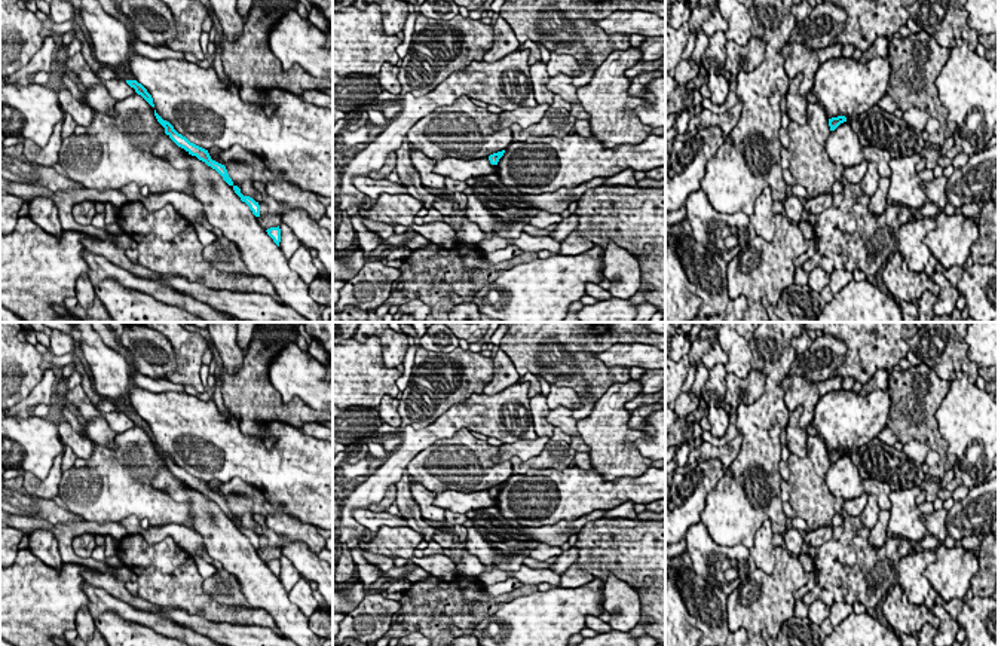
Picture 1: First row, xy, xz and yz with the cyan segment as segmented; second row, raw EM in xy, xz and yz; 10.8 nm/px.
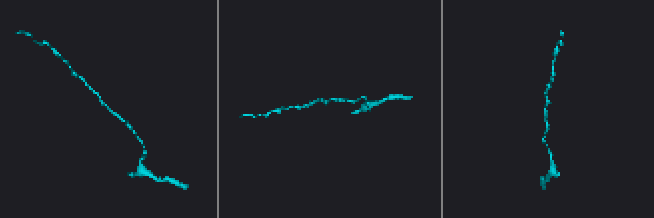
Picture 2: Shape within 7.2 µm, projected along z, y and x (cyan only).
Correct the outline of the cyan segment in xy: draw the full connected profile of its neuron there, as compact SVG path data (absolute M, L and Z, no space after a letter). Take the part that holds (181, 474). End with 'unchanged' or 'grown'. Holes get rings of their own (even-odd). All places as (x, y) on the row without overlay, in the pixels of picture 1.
M154 443L154 448L157 451L157 454L165 460L165 466L181 481L184 481L189 487L196 489L199 493L205 495L208 499L211 499L212 502L215 502L223 512L229 517L233 518L232 511L227 506L227 502L224 497L215 495L211 492L208 483L190 475L186 469L183 469L181 466L178 466L174 459L163 453Z; unchanged

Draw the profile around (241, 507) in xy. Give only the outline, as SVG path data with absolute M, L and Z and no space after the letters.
M209 481L208 486L212 493L226 499L229 509L233 514L233 518L241 521L244 529L252 530L255 535L261 533L261 527L254 521L252 515L252 499L248 496L236 495L236 493L223 493L218 489L220 481Z

